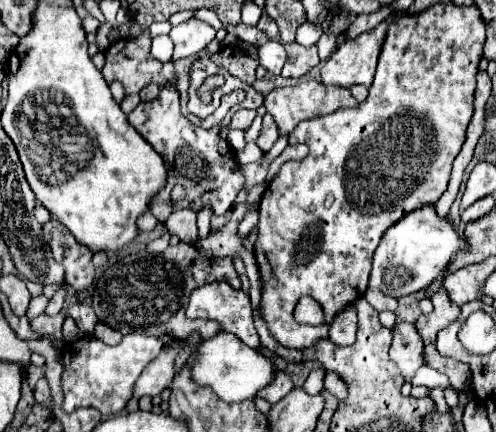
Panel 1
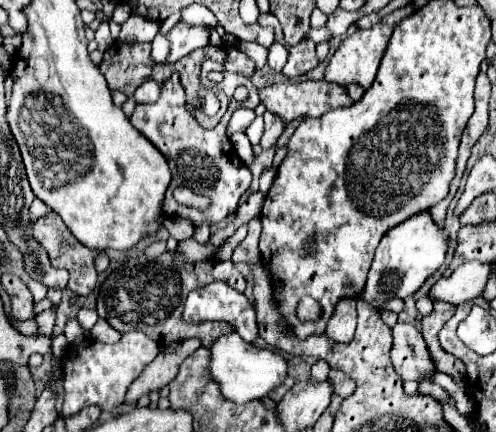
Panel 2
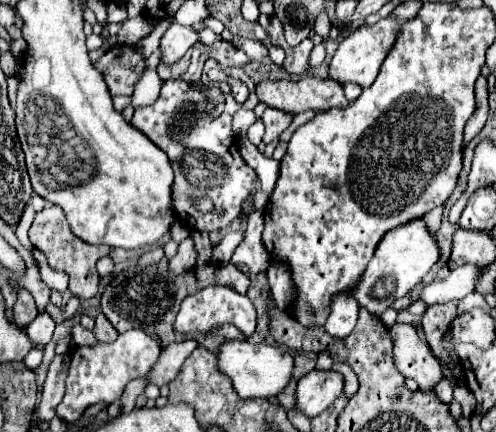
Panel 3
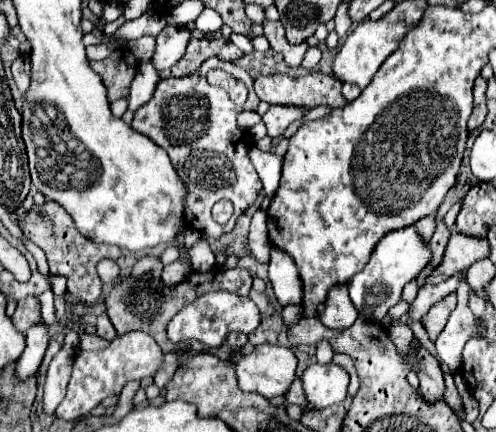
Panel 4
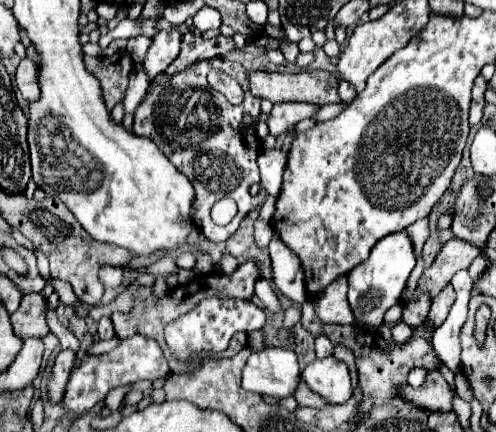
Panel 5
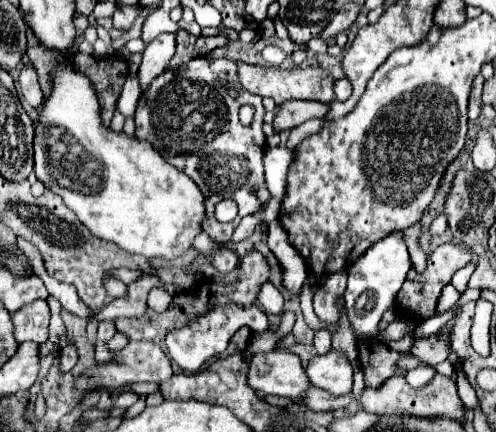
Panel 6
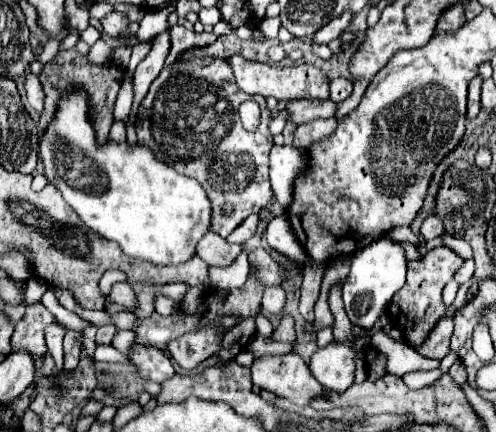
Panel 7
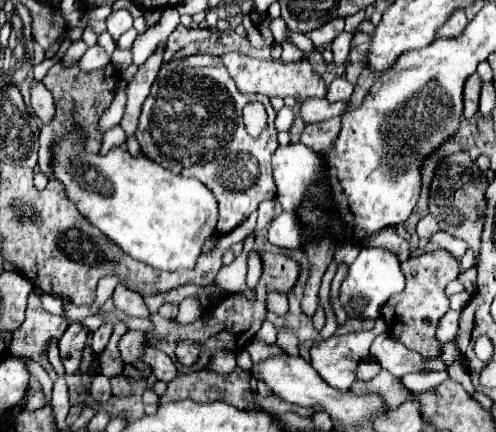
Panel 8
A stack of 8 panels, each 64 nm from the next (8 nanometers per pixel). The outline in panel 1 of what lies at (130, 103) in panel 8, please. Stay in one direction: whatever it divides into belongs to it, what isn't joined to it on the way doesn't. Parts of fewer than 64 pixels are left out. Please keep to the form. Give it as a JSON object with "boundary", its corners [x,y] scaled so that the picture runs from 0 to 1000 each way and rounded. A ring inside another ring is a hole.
{"boundary":[[[379,46],[351,60],[343,69],[343,88],[351,97],[347,139],[363,139],[411,116],[431,83],[435,83],[435,69],[403,46]]]}

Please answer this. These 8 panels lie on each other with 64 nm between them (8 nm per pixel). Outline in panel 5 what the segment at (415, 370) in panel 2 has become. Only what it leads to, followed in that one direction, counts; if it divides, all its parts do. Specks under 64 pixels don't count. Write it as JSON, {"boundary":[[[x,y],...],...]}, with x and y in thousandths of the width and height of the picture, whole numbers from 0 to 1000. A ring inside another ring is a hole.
{"boundary":[[[802,745],[798,755],[790,755],[790,782],[798,792],[819,792],[827,773],[831,773],[831,759],[819,745]],[[867,856],[859,884],[847,898],[831,898],[823,889],[802,894],[802,917],[819,931],[831,931],[835,940],[867,954],[907,954],[915,903],[907,889],[891,875],[891,866],[879,856]]]}

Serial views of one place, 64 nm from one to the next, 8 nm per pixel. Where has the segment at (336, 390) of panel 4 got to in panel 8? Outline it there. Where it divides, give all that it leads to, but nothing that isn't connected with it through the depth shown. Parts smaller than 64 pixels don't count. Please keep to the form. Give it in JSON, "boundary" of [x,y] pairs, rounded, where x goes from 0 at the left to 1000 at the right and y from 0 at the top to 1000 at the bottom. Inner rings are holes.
{"boundary":[[[770,736],[758,741],[758,755],[750,764],[734,764],[734,769],[702,769],[690,778],[665,778],[661,787],[645,787],[625,806],[625,824],[629,824],[629,847],[637,852],[637,861],[649,870],[653,884],[661,884],[665,894],[681,898],[681,903],[706,903],[710,884],[718,880],[718,847],[730,829],[742,824],[742,806],[750,796],[750,787],[778,769],[782,755],[774,750]]]}

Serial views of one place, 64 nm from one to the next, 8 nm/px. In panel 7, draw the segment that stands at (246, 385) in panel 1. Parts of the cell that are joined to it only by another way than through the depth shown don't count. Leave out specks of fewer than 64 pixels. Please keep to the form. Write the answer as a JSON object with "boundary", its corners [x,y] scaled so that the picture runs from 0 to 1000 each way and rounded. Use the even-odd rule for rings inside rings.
{"boundary":[[[597,815],[516,829],[504,856],[508,884],[520,898],[544,903],[601,940],[621,940],[653,907],[645,884],[629,870],[621,843]]]}

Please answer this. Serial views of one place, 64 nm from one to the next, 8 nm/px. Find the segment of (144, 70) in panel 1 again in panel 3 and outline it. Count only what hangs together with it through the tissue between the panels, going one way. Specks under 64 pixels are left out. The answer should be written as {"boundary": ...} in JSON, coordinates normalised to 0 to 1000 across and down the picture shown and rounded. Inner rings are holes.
{"boundary":[[[226,106],[190,157],[206,167],[226,222],[266,222],[270,190],[290,162],[290,134],[278,116],[258,106]]]}

